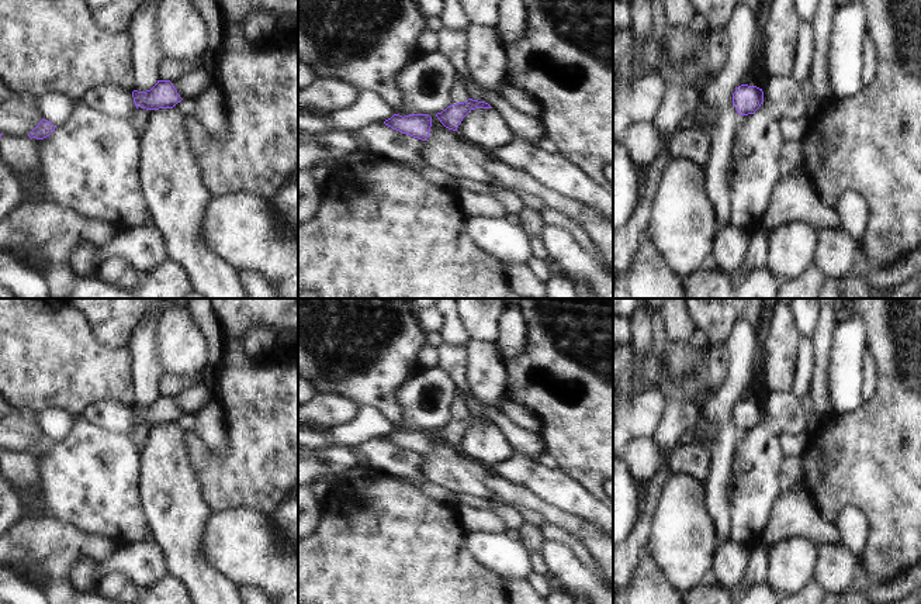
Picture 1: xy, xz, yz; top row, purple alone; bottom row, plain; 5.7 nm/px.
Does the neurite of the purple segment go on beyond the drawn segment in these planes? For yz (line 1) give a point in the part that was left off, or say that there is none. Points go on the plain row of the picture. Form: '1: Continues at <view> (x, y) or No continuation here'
1: No continuation here

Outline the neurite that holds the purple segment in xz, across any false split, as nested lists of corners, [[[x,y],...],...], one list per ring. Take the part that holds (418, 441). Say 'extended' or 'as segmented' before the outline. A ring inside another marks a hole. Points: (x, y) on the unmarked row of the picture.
as segmented; [[[394,429],[384,439],[402,449],[425,456],[430,449],[432,432],[429,429],[409,429],[405,432]]]

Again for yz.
as segmented; [[[741,400],[733,408],[733,421],[740,431],[754,429],[764,418],[764,407],[756,401]]]

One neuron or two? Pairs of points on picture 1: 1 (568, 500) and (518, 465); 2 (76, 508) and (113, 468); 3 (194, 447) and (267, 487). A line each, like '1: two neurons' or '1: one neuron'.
1: one neuron
2: one neuron
3: one neuron

